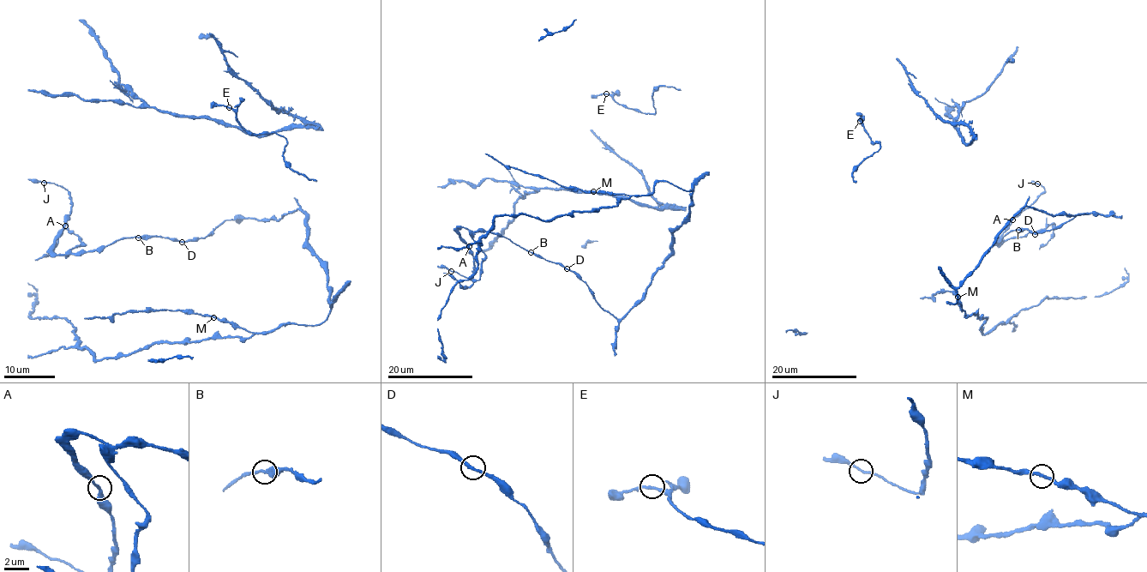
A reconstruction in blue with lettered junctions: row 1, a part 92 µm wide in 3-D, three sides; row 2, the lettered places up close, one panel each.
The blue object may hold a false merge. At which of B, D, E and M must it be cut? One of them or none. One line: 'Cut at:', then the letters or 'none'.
Cut at: none

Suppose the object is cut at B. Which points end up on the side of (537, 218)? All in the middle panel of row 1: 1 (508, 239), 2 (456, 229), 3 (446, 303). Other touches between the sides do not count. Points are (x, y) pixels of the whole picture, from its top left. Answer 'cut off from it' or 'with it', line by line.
1: cut off from it
2: cut off from it
3: with it

